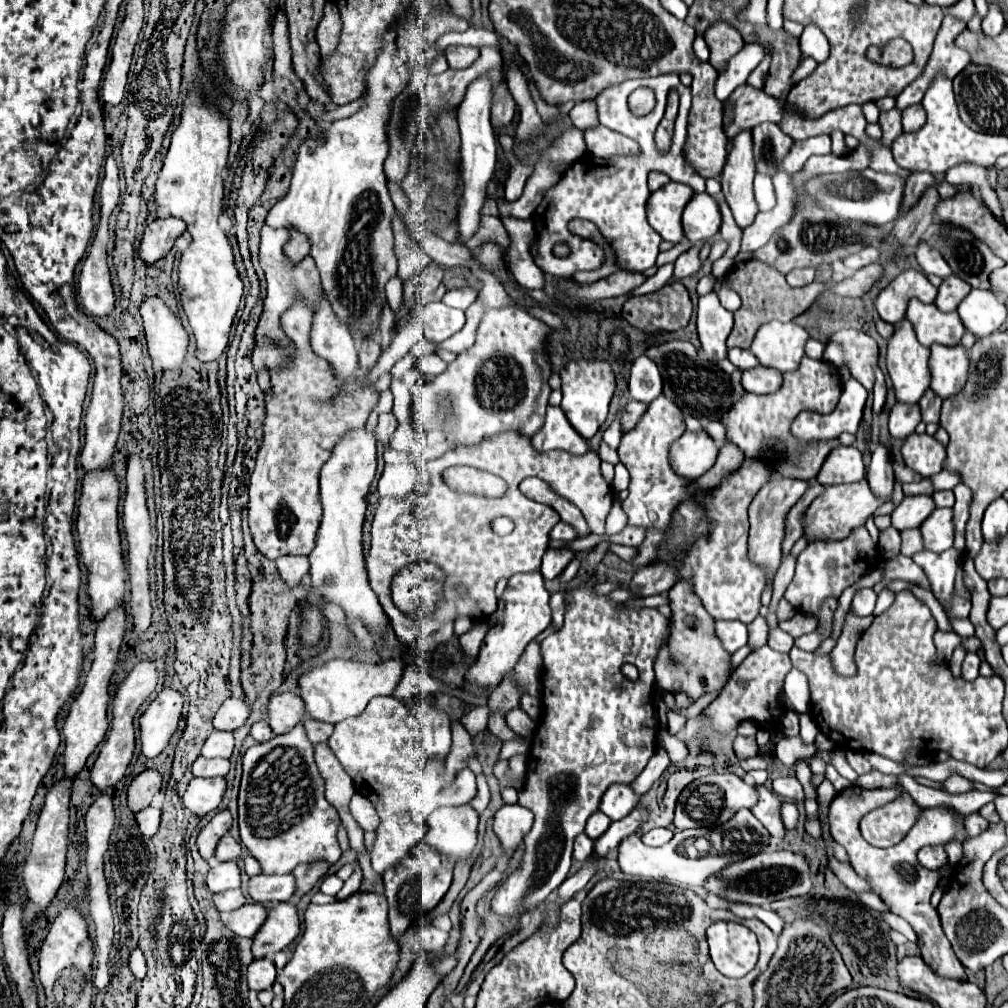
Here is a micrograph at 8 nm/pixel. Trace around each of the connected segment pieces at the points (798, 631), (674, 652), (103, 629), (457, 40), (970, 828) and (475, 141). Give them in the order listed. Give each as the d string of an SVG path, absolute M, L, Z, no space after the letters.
M796 613L792 619L788 619L788 621L780 623L778 627L796 639L796 637L800 637L800 635L810 633L810 631L812 631L812 627L814 627L814 623L812 623L812 617L810 617L810 615Z
M684 579L676 581L676 585L668 591L672 617L668 625L668 641L662 645L654 671L656 683L660 689L666 691L686 691L694 701L708 691L720 689L728 681L728 667L730 655L722 649L716 633L714 633L714 619L706 613L700 599L694 597L692 585Z
M122 605L118 609L114 609L114 613L106 615L106 619L102 623L98 623L92 667L86 673L84 687L80 689L80 695L76 695L76 699L72 701L70 713L62 727L64 743L66 743L66 749L64 749L64 777L66 779L76 779L76 775L84 769L88 757L94 753L94 749L98 747L98 743L104 739L104 735L108 731L108 719L106 719L108 683L114 673L114 665L116 665L118 651L120 651L120 645L124 639L124 631L126 631L126 613L124 613Z
M468 27L468 31L464 31L464 33L446 33L438 39L440 49L446 49L450 45L470 45L470 47L478 47L478 49L484 47L484 45L490 45L490 47L496 47L502 53L498 35L494 31L488 31L488 29Z
M970 813L964 817L964 825L966 825L966 833L968 837L976 837L982 831L988 829L988 821L984 817L980 817L980 813Z
M478 77L466 93L466 99L458 107L458 127L460 127L460 169L462 169L462 207L458 209L458 239L454 243L464 245L480 227L480 209L486 199L486 185L496 169L496 131L490 125L490 105L492 105L492 85L488 77Z

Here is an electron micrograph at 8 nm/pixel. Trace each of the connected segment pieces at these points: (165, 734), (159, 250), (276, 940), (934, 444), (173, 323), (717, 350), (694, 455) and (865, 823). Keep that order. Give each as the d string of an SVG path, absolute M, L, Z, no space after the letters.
M162 689L140 717L140 751L146 759L162 753L172 733L178 729L180 715L182 695L174 689Z
M176 217L166 219L154 219L142 237L142 243L138 247L138 255L144 265L152 265L166 257L174 245L174 241L186 231L186 223Z
M278 903L268 911L266 923L254 935L252 955L254 959L262 959L270 953L282 951L288 947L300 933L300 921L296 907L290 903Z
M912 433L906 437L902 445L904 465L920 473L922 477L930 477L942 471L942 463L946 457L946 449L930 435Z
M148 297L140 305L150 359L162 369L178 369L186 355L188 333L180 319L160 297Z
M714 293L700 297L698 301L698 335L702 341L702 349L708 359L724 359L726 357L726 339L732 331L734 317L726 311Z
M702 429L698 433L684 431L678 441L670 445L670 465L680 477L696 479L704 475L716 461L718 447Z
M904 793L898 801L868 813L860 821L860 831L872 845L894 845L902 839L902 833L910 829L920 813L920 807Z

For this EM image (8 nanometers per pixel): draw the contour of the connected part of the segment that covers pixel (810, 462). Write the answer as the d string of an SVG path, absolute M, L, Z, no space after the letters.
M804 357L796 371L782 373L782 385L776 393L770 395L744 393L742 399L728 409L728 413L722 417L722 423L726 427L726 441L742 449L746 457L758 457L758 453L752 451L762 451L762 461L766 461L768 467L782 477L810 481L818 475L826 455L840 445L840 439L810 441L810 443L798 441L790 433L790 425L794 417L803 410L830 413L836 407L840 393L842 393L842 379L838 369L828 361Z

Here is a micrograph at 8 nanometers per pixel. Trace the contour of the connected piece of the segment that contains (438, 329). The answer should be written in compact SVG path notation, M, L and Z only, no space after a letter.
M428 303L422 307L422 313L418 315L424 325L424 337L430 341L444 341L458 333L464 327L464 311L452 309L444 303Z

